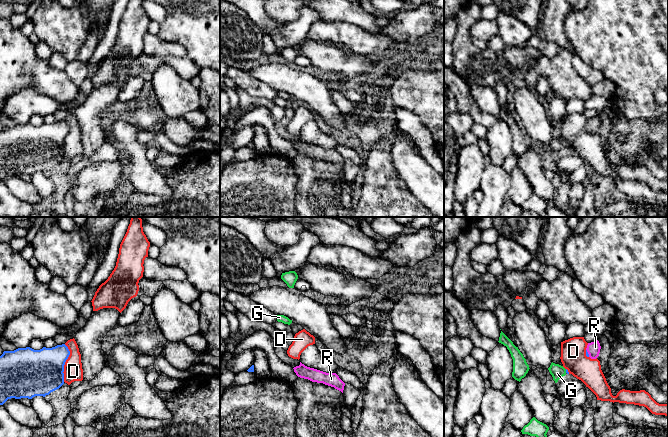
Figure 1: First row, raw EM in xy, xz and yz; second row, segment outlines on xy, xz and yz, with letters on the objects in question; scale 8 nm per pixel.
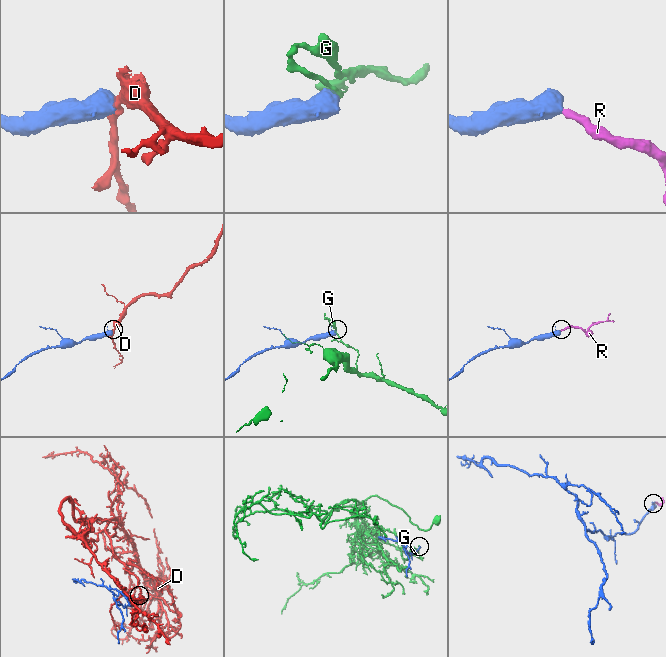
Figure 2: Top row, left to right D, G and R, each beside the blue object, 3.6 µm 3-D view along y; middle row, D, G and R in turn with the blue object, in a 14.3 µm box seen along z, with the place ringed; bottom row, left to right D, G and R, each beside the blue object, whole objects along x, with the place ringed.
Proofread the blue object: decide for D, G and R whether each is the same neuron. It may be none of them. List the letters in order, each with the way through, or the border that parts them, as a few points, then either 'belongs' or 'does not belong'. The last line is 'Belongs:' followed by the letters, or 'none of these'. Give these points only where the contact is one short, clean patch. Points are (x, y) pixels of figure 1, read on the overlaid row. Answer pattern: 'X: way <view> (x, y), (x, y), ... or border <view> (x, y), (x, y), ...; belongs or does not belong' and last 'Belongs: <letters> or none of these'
D: border xy (65, 344), (69, 351), (69, 356), (64, 365), (63, 381); does not belong
G: border yz (565, 369), (566, 372); does not belong
R: way yz (587, 354), (587, 353), (593, 348); belongs
Belongs: R

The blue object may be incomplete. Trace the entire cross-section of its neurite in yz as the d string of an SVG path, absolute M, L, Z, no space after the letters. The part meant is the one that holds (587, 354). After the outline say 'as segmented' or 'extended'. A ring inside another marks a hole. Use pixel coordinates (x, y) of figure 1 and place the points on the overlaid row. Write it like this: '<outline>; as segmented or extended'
M598 340L588 343L586 348L586 356L590 357L591 359L596 359L599 356L600 349L601 346Z; extended

